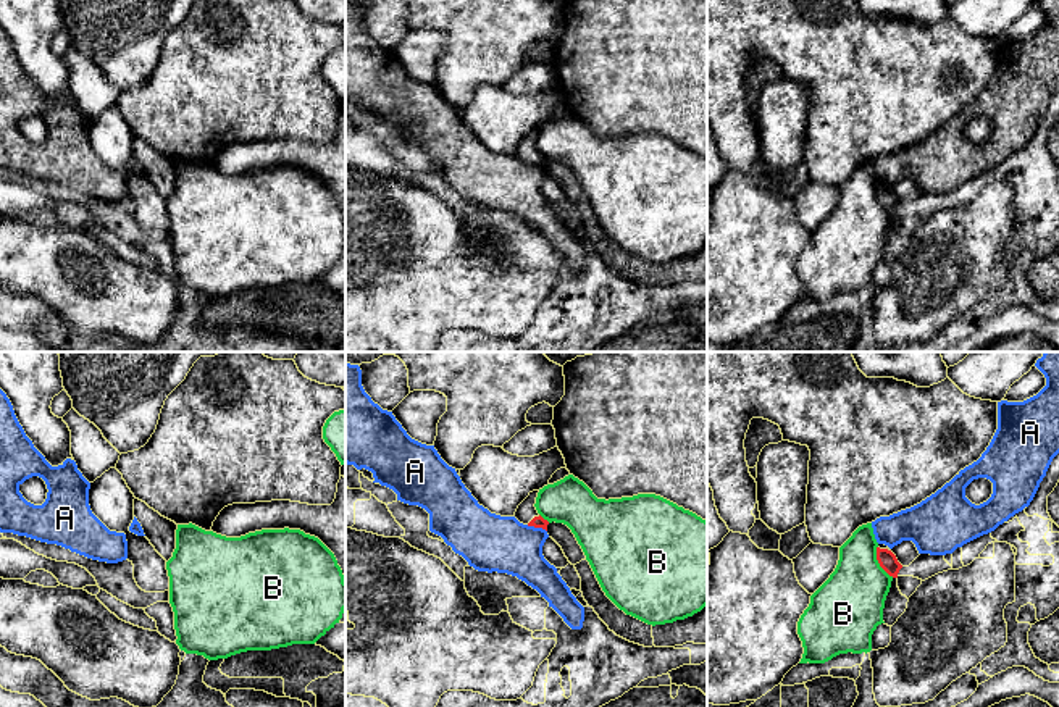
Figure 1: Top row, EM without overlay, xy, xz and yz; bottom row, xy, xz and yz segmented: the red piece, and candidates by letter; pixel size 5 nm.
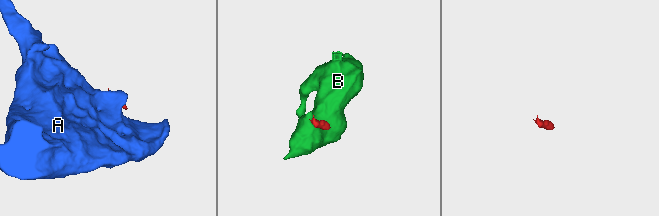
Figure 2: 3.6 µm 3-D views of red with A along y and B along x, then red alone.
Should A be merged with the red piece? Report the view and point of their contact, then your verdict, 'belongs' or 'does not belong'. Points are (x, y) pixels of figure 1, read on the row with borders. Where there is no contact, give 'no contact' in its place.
xz (536, 527) | does not belong

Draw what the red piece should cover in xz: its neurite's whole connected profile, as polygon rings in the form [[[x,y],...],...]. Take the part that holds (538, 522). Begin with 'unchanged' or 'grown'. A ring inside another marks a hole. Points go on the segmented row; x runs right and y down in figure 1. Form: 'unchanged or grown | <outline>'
grown | [[[539,491],[530,492],[530,496],[518,505],[515,518],[523,525],[542,528],[547,531],[549,521],[544,520],[534,507],[538,492]]]

